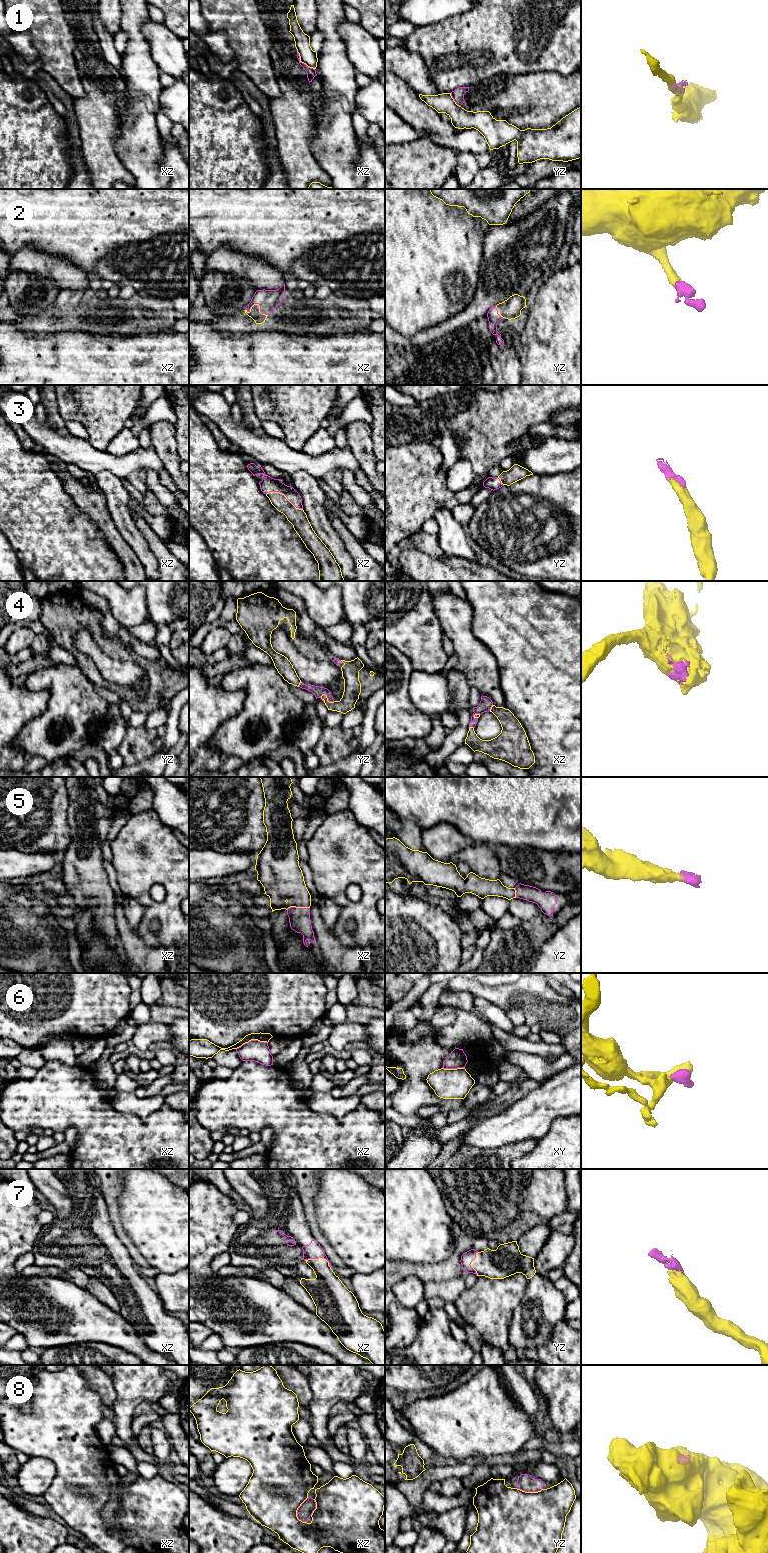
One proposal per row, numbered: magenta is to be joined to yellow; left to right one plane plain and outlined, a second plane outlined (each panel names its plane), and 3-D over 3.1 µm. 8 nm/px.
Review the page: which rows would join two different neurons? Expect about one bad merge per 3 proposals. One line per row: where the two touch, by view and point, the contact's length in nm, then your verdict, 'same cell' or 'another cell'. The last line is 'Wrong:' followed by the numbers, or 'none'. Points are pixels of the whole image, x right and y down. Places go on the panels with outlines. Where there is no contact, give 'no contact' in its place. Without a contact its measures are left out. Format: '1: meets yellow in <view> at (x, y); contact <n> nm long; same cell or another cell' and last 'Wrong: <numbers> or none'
1: meets yellow in xz at (303, 62); contact 200 nm long; another cell
2: meets yellow in xz at (259, 305); contact 180 nm long; same cell
3: meets yellow in xz at (284, 495); contact 320 nm long; same cell
4: meets yellow in yz at (327, 698); contact 130 nm long; same cell
5: meets yellow in xz at (297, 907); contact 190 nm long; same cell
6: meets yellow in xz at (251, 1039); contact 260 nm long; another cell
7: meets yellow in xz at (319, 1257); contact 220 nm long; same cell
8: meets yellow in xz at (297, 1509); contact 220 nm long; another cell
Wrong: 1, 6, 8

